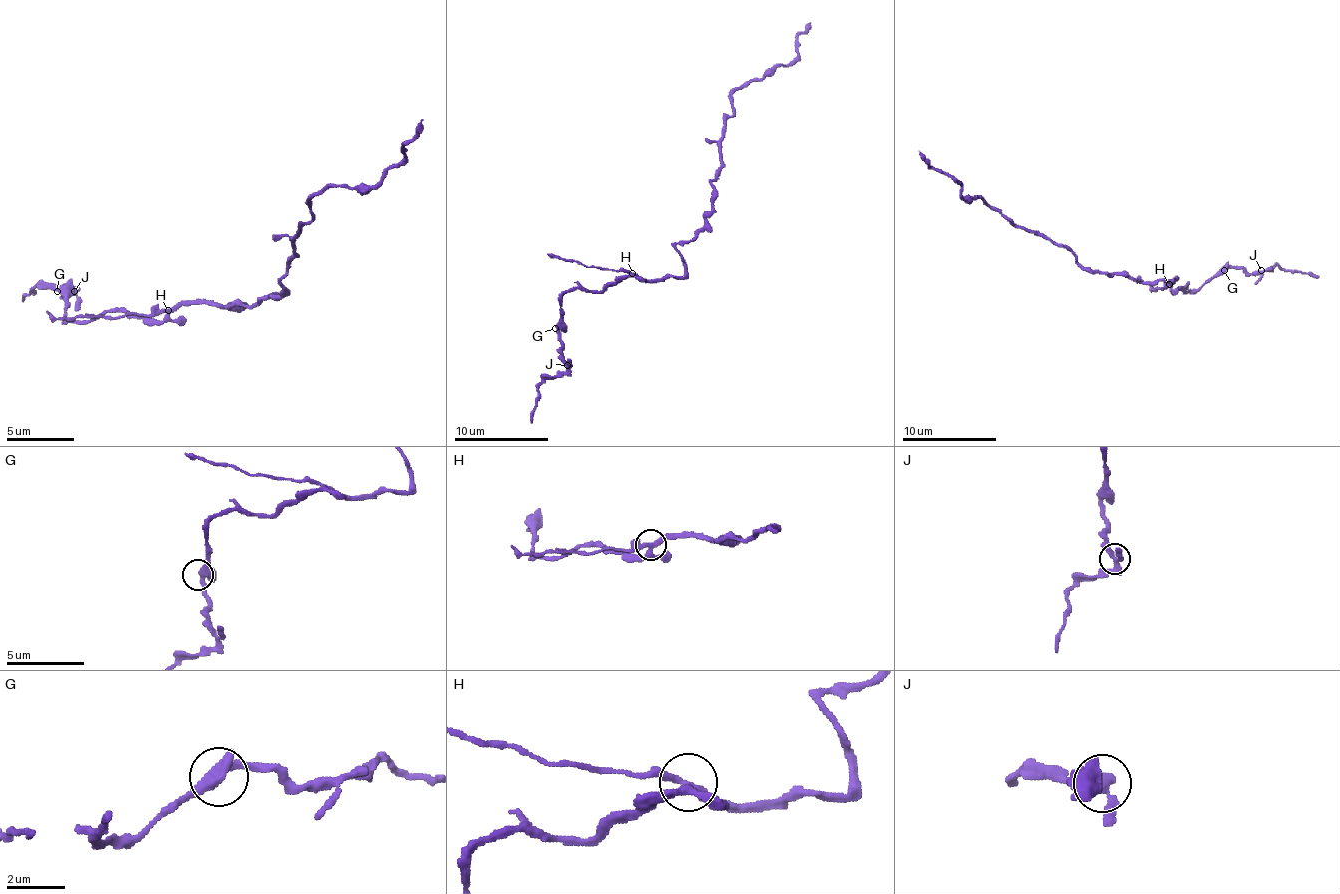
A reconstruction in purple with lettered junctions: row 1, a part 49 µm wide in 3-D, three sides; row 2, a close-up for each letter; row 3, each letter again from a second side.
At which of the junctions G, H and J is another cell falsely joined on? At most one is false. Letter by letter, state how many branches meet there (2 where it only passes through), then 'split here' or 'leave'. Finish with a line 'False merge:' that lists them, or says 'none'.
G: 3 branches meet; leave
H: 4 branches meet; split here
J: 4 branches meet; leave
False merge: H

